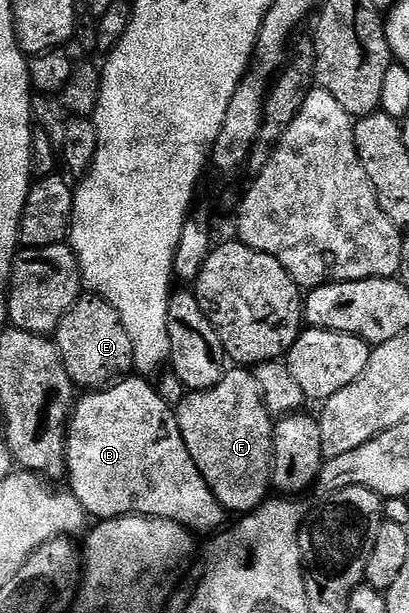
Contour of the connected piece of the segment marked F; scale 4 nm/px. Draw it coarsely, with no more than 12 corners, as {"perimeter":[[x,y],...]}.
{"perimeter":[[251,370],[188,391],[182,441],[225,512],[272,487],[274,419]]}

